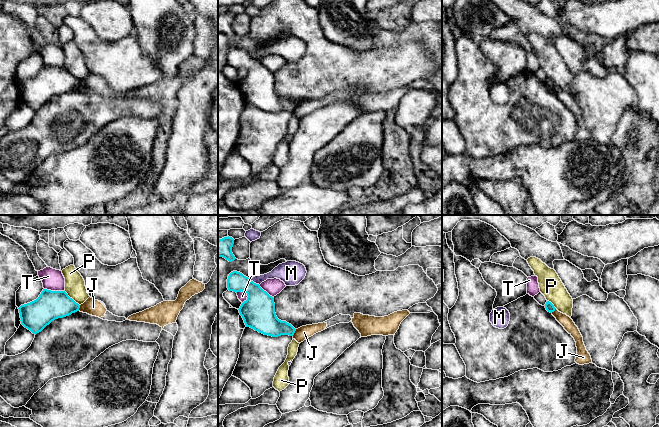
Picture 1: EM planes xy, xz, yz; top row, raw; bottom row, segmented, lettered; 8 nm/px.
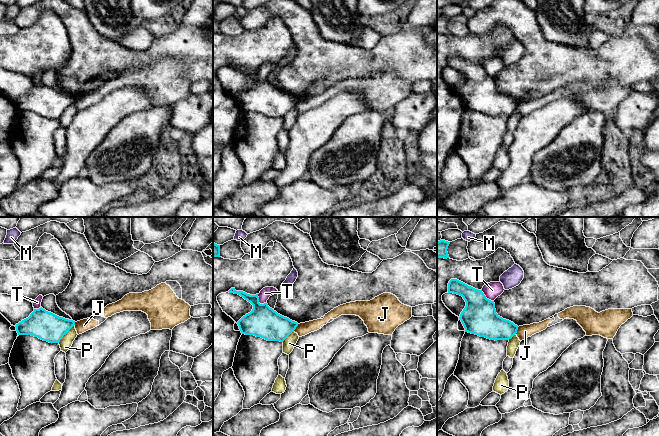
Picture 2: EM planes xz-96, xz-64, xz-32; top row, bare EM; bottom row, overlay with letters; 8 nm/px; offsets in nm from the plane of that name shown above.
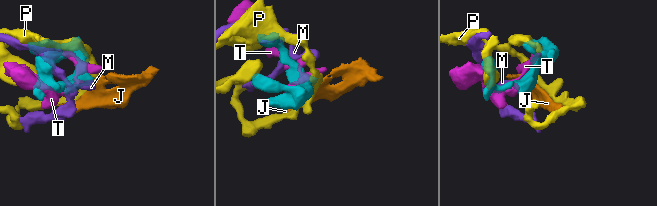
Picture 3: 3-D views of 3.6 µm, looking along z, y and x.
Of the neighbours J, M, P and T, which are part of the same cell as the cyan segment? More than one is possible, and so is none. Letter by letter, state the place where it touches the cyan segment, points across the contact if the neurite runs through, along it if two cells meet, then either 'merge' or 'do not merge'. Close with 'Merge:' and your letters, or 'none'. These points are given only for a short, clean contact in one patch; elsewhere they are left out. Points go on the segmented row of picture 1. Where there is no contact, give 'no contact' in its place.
J: meets cyan in xz at (294, 332); border along xz (296, 329), (292, 335); do not merge
M: meets cyan in xz at (255, 283); do not merge
P: meets cyan in xy at (71, 298); do not merge
T: meets cyan in xz at (247, 295); do not merge
Merge: none

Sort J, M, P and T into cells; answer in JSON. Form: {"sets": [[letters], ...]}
{"sets": [["J", "P"], ["M"], ["T"]]}

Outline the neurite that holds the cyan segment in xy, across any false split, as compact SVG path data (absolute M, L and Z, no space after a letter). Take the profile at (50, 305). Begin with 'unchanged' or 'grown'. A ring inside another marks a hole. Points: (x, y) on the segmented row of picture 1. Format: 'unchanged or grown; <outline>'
unchanged; M43 289L36 300L18 309L21 324L36 335L55 319L69 316L79 311L79 308L80 305L65 291Z

